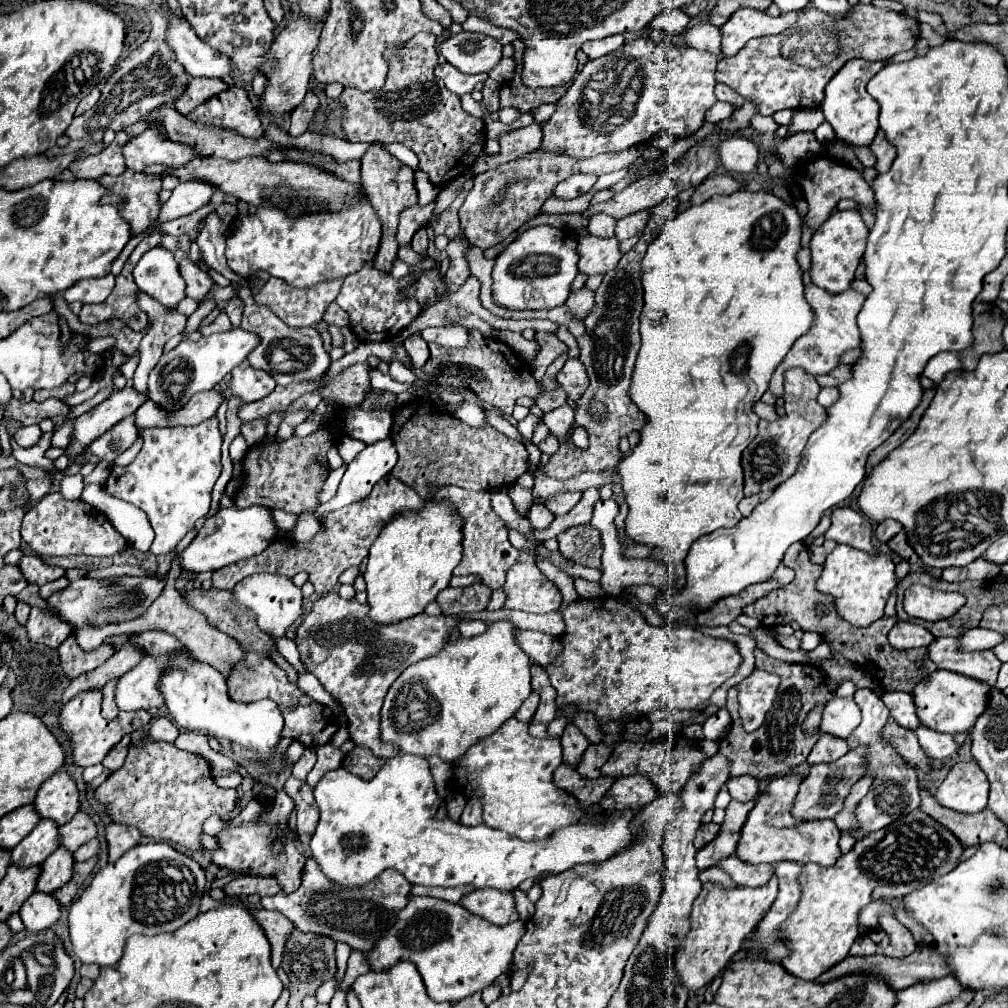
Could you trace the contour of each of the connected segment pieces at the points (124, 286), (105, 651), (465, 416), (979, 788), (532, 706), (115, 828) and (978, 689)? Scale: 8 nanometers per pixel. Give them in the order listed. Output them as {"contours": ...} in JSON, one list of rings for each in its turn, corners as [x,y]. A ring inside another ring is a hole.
{"contours":[[[[155,232],[155,234],[143,238],[137,244],[137,248],[131,252],[129,260],[125,262],[121,274],[117,276],[115,288],[109,294],[109,298],[105,302],[99,302],[99,304],[85,304],[83,306],[83,310],[79,312],[79,320],[83,324],[99,324],[103,320],[117,318],[117,320],[123,320],[135,332],[145,328],[147,314],[135,304],[137,286],[135,286],[135,280],[133,280],[131,272],[133,272],[135,264],[139,262],[139,258],[143,256],[143,252],[147,252],[149,248],[159,246],[159,240],[161,240],[161,234]]],[[[71,634],[57,650],[59,650],[61,664],[63,664],[63,670],[67,672],[67,676],[77,678],[83,672],[89,672],[89,670],[97,668],[99,664],[103,664],[115,652],[115,646],[113,644],[101,644],[99,648],[85,652],[79,648],[75,636]]],[[[465,402],[465,404],[461,404],[459,408],[453,408],[453,406],[449,406],[449,408],[451,408],[451,412],[457,414],[459,420],[463,420],[465,424],[469,424],[469,426],[473,426],[473,428],[487,428],[487,426],[489,426],[487,416],[485,416],[485,410],[483,410],[483,406],[479,406],[479,404],[469,404],[469,402]]],[[[975,760],[957,762],[935,792],[939,804],[957,812],[979,812],[987,806],[989,780]]],[[[531,692],[531,696],[521,704],[521,708],[515,712],[515,718],[517,720],[523,720],[523,722],[531,722],[531,718],[535,716],[535,712],[537,712],[537,708],[539,708],[539,696],[535,694],[535,692]]],[[[109,824],[107,826],[107,842],[109,842],[109,862],[119,860],[127,850],[137,846],[141,842],[141,832],[131,826],[121,824]]],[[[935,670],[927,678],[921,678],[913,690],[913,700],[917,706],[917,716],[923,726],[935,732],[967,732],[975,724],[977,716],[983,712],[987,704],[987,684],[979,684],[979,680],[971,680],[967,676],[959,676],[947,670]]]]}

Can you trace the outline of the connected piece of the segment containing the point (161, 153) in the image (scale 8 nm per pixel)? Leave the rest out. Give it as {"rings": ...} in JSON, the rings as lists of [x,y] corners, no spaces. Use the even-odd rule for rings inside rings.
{"rings":[[[147,128],[143,134],[127,142],[127,148],[123,152],[127,156],[127,168],[137,172],[145,172],[145,168],[153,164],[179,168],[189,164],[193,158],[199,158],[193,146],[167,140],[153,128]]]}

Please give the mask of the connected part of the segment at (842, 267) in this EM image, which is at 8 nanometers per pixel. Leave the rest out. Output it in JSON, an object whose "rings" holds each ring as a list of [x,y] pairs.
{"rings":[[[857,210],[833,212],[831,218],[811,238],[811,280],[813,284],[831,294],[849,290],[855,280],[855,270],[865,252],[867,232],[869,228],[865,226]]]}

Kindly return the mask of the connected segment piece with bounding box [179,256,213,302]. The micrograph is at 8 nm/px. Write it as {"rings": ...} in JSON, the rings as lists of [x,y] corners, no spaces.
{"rings":[[[183,256],[183,260],[179,262],[179,272],[181,272],[181,276],[183,276],[185,284],[187,284],[185,294],[189,298],[195,298],[197,302],[201,302],[201,298],[207,294],[207,290],[213,284],[213,280],[205,272],[205,268],[197,266],[189,256]]]}

